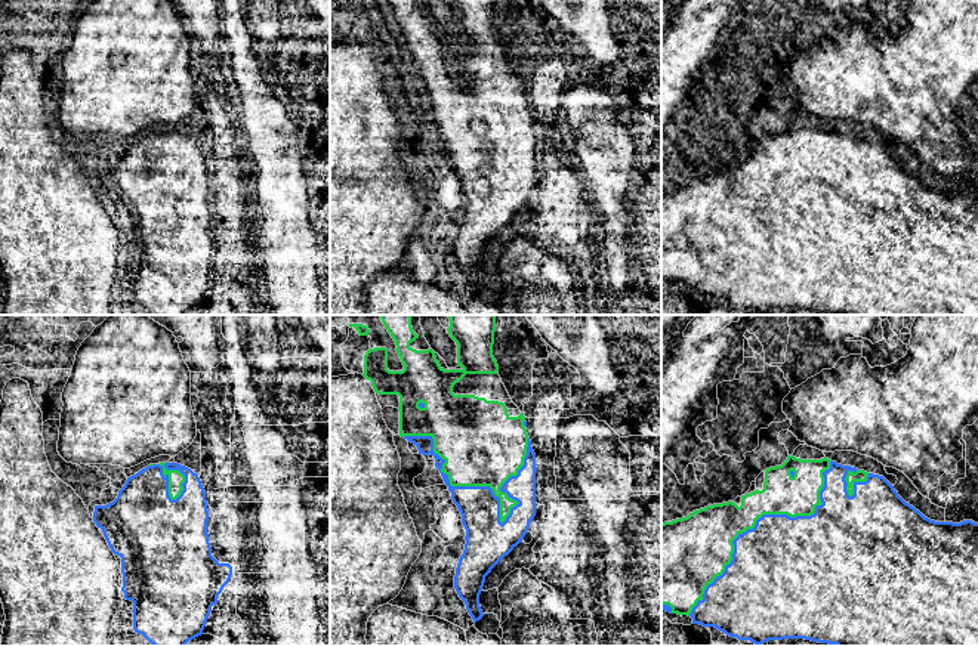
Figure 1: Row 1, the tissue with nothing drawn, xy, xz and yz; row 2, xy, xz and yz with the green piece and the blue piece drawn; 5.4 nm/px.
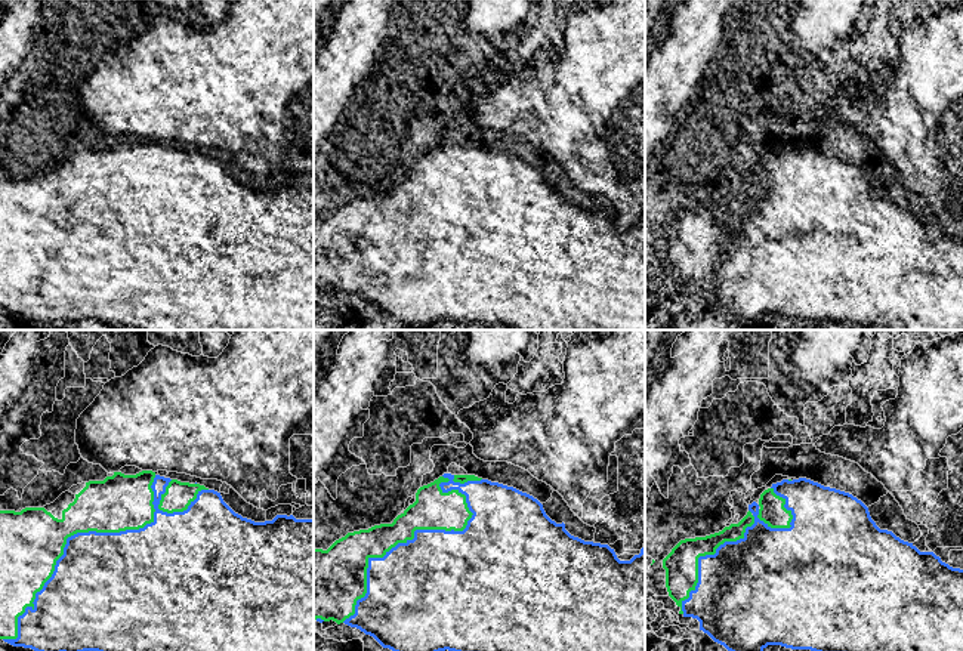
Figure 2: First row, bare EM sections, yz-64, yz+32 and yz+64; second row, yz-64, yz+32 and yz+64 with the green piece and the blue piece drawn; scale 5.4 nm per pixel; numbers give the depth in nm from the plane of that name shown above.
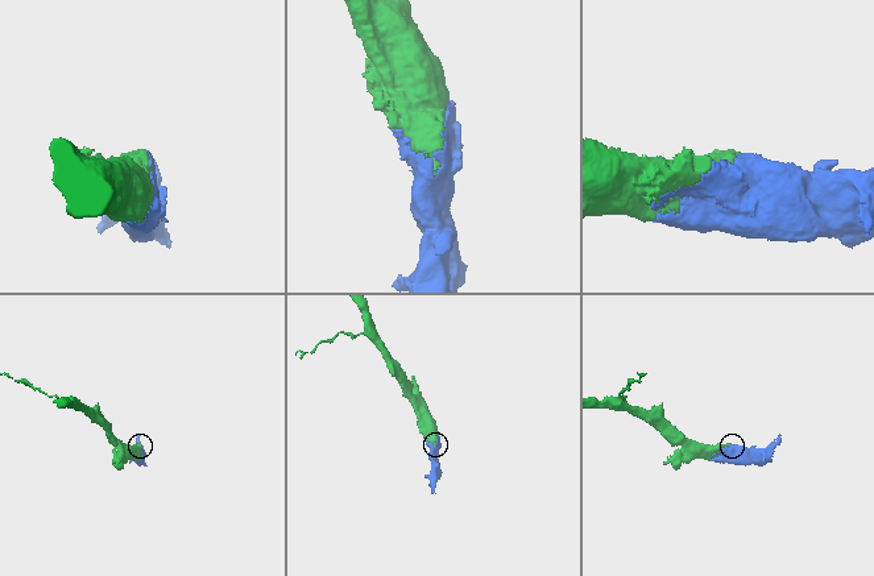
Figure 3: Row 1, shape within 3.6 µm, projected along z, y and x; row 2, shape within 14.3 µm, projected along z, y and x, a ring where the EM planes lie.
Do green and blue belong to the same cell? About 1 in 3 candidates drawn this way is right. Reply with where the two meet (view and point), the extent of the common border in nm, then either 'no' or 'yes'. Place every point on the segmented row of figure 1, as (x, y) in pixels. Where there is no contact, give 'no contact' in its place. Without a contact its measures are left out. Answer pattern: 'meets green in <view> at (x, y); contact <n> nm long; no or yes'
meets green in xz at (462, 485); contact 750 nm long; yes

